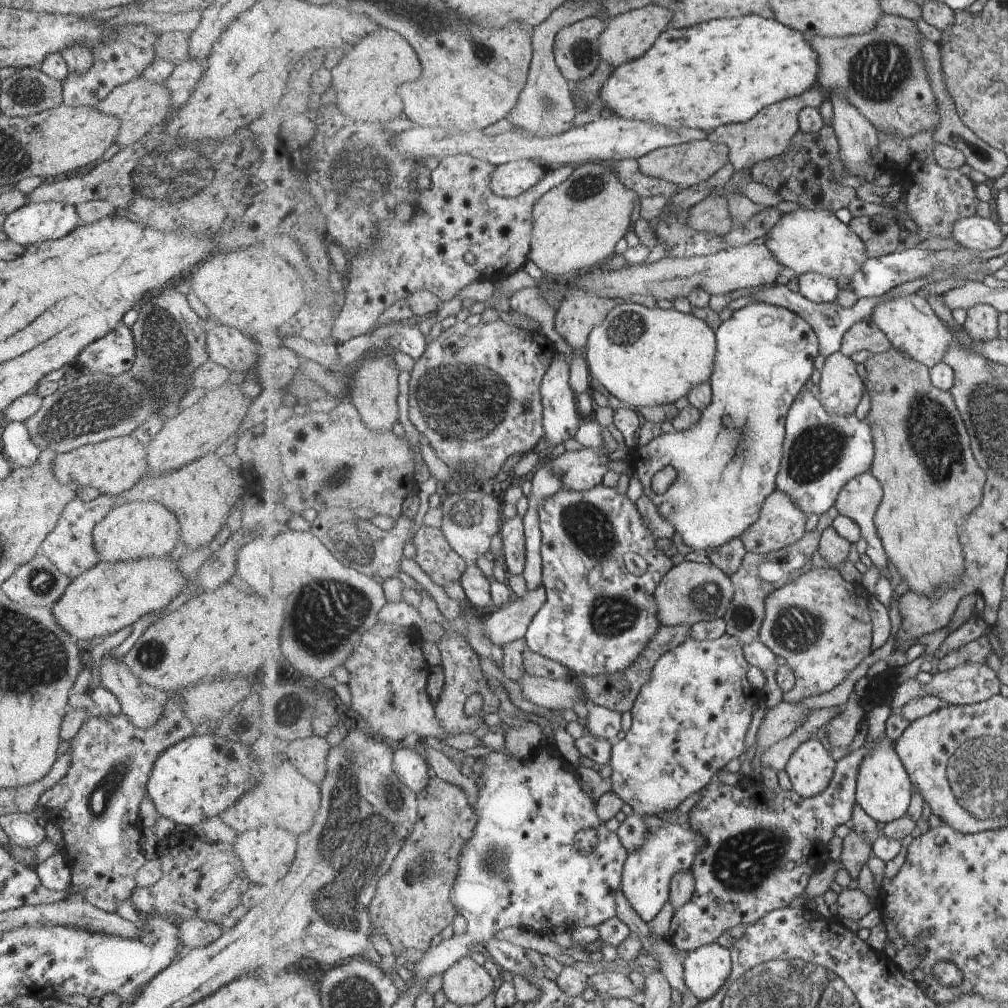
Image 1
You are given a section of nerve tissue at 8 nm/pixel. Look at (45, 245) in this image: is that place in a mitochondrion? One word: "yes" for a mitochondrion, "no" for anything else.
no

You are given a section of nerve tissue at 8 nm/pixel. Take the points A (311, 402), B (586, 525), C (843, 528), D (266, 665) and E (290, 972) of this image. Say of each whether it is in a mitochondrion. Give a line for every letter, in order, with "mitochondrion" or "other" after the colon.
A: other
B: mitochondrion
C: other
D: other
E: other

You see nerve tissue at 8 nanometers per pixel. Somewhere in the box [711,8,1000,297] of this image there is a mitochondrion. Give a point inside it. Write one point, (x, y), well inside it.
(878, 72)

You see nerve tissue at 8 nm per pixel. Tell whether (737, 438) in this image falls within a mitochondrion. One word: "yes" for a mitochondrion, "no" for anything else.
yes

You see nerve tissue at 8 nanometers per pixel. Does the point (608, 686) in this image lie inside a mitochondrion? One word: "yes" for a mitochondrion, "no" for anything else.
no

